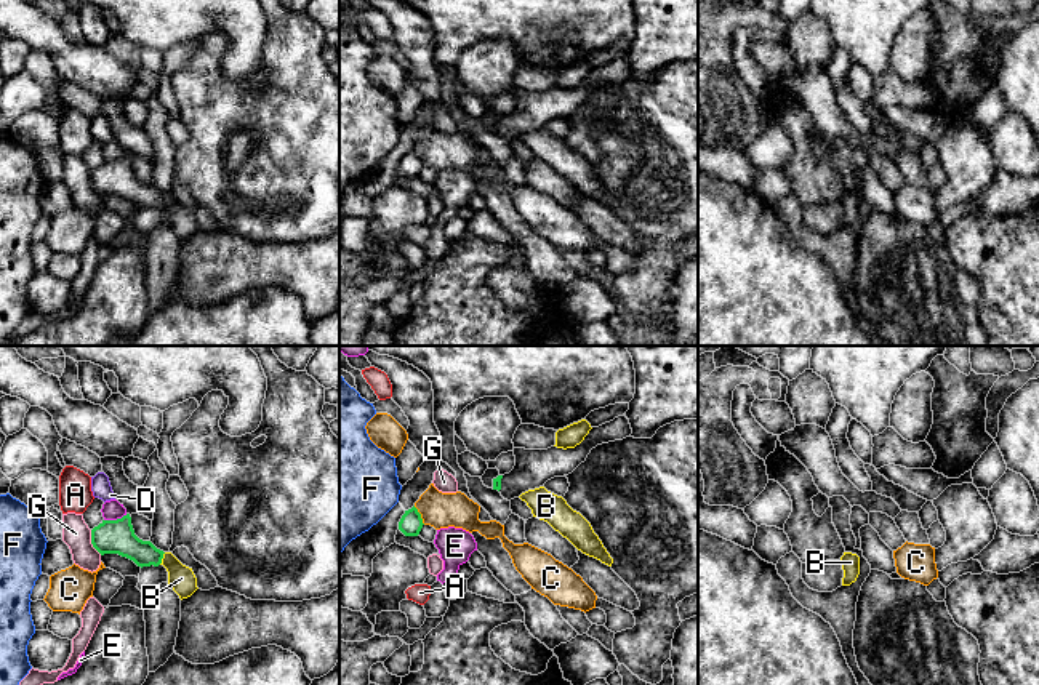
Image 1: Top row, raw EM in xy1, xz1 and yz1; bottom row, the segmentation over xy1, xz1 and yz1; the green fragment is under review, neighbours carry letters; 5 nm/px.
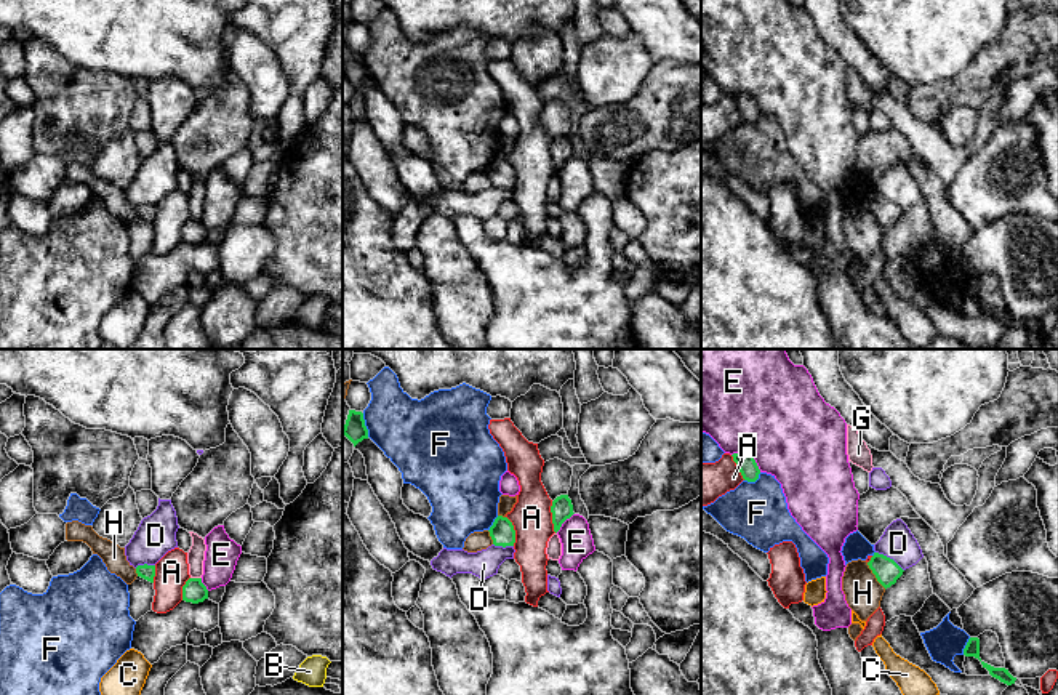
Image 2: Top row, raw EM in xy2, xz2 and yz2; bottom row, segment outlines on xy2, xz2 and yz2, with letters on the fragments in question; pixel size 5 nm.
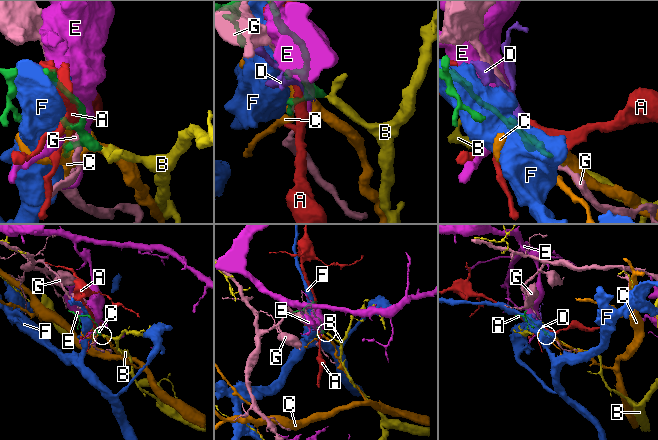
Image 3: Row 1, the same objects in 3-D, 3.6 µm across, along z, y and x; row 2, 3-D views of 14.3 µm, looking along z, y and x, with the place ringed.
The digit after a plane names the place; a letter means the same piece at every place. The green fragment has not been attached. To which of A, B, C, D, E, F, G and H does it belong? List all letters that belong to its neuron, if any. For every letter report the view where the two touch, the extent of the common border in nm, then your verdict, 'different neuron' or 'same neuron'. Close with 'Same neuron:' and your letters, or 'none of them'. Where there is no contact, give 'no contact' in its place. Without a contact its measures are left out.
A: xz2 | 160 nm | different neuron
B: xy1 | 70 nm | same neuron
C: xz1 | 110 nm | different neuron
D: yz2 | 170 nm | different neuron
E: yz2 | 180 nm | different neuron
F: yz2 | 100 nm | different neuron
G: xy1 | 140 nm | different neuron
H: yz2 | 170 nm | different neuron
Same neuron: B

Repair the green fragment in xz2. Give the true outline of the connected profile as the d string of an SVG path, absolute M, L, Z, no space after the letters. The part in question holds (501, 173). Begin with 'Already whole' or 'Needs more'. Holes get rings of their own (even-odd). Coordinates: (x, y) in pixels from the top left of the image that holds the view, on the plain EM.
Already whole. M498 157L488 173L495 187L506 189L515 184L515 171L507 159Z

